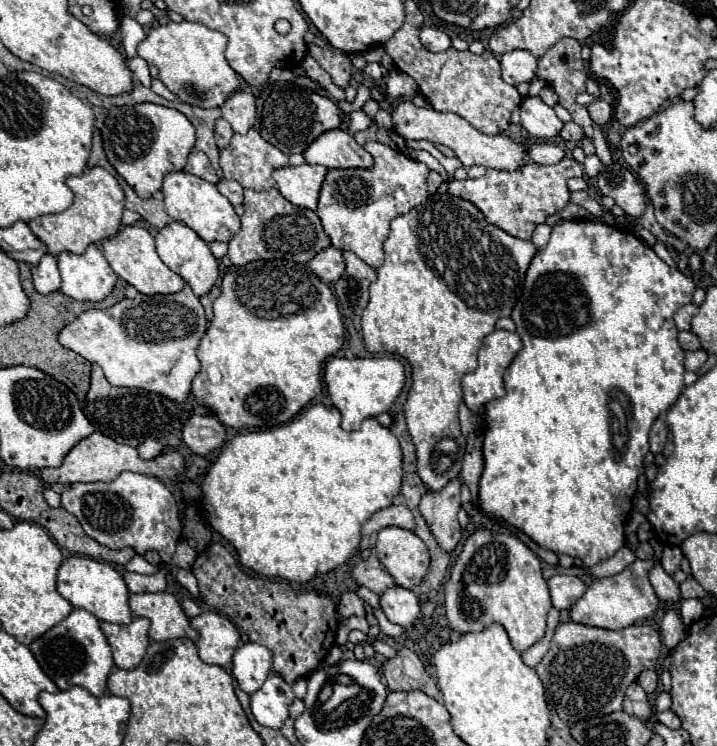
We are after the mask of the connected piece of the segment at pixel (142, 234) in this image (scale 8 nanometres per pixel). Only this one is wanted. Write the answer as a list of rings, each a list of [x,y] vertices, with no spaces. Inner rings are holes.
[[[129,225],[129,227],[123,227],[117,237],[113,239],[107,239],[103,243],[103,255],[105,259],[109,261],[111,269],[121,277],[125,279],[129,285],[133,285],[139,293],[145,293],[145,295],[157,295],[157,293],[177,293],[185,287],[185,281],[181,275],[173,273],[157,255],[155,251],[155,241],[153,241],[153,235],[145,229],[145,227],[139,227],[139,225]]]

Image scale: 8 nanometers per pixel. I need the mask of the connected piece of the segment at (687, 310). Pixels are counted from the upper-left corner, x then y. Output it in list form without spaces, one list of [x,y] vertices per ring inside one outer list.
[[[693,303],[681,307],[677,313],[675,313],[675,325],[679,331],[689,331],[691,329],[691,317],[697,313],[697,307]]]

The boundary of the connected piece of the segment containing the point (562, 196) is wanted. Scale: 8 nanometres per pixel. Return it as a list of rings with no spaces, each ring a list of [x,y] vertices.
[[[565,157],[565,161],[559,161],[557,165],[537,165],[527,163],[519,171],[497,171],[489,169],[479,179],[465,179],[465,181],[451,181],[449,193],[463,197],[467,201],[473,201],[487,217],[487,221],[493,221],[493,225],[505,229],[513,237],[531,239],[533,229],[539,223],[545,223],[547,215],[563,209],[569,203],[569,189],[567,179],[581,177],[583,167],[571,157]]]

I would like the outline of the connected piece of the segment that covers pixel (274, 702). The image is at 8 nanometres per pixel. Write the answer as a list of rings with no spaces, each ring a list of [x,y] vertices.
[[[269,675],[263,687],[251,695],[251,711],[261,725],[281,729],[293,697],[291,685],[281,675]]]

